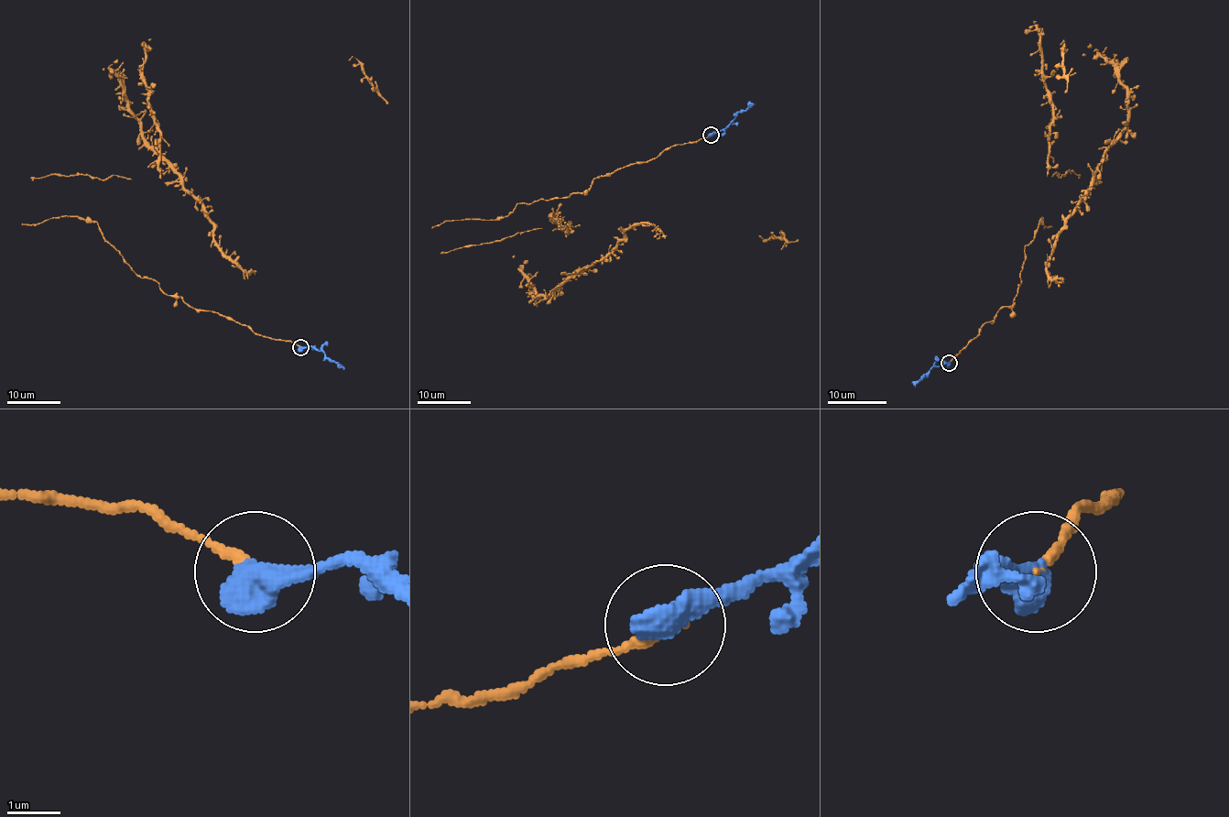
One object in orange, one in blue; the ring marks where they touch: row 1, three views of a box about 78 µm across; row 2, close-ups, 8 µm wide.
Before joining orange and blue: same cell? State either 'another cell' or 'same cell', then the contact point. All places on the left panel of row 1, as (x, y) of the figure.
another cell; place (300, 347)

